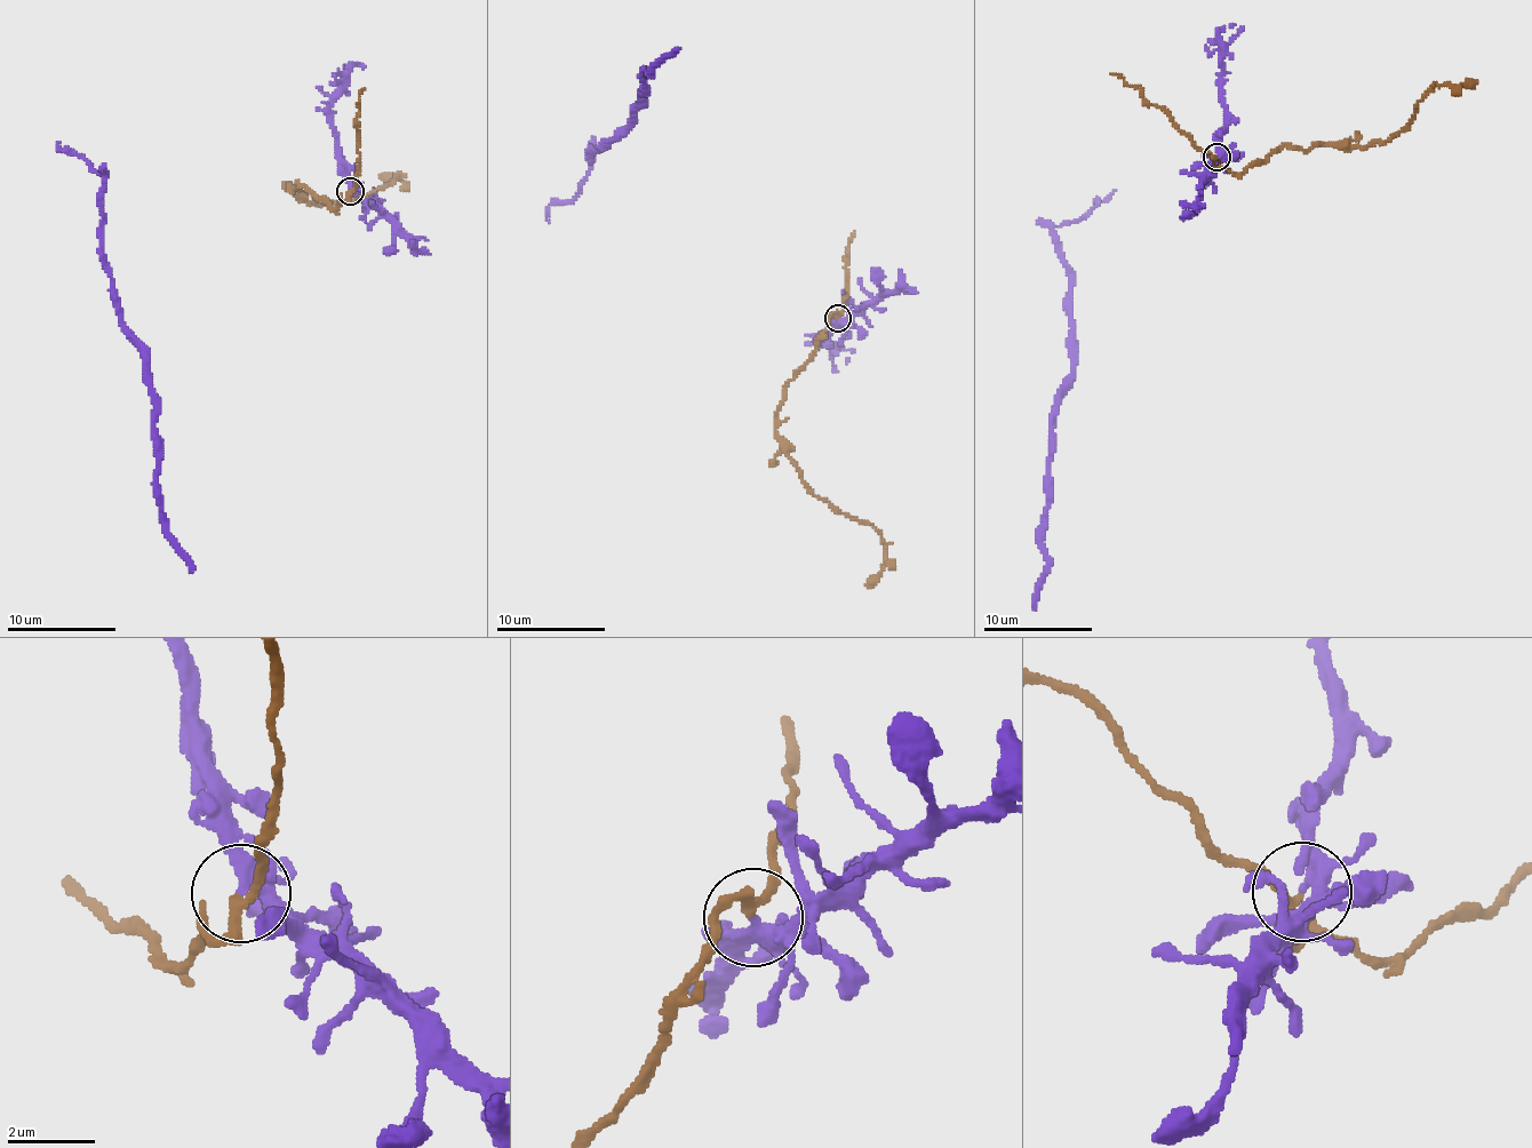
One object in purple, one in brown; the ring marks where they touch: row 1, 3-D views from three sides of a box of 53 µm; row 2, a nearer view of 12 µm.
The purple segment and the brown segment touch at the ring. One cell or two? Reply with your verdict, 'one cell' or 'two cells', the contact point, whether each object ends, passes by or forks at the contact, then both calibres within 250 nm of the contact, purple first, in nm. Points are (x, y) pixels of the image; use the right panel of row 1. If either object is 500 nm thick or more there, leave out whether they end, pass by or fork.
two cells; place (1217, 157); purple forks; brown passes by; calibres 280 and 170 nm

